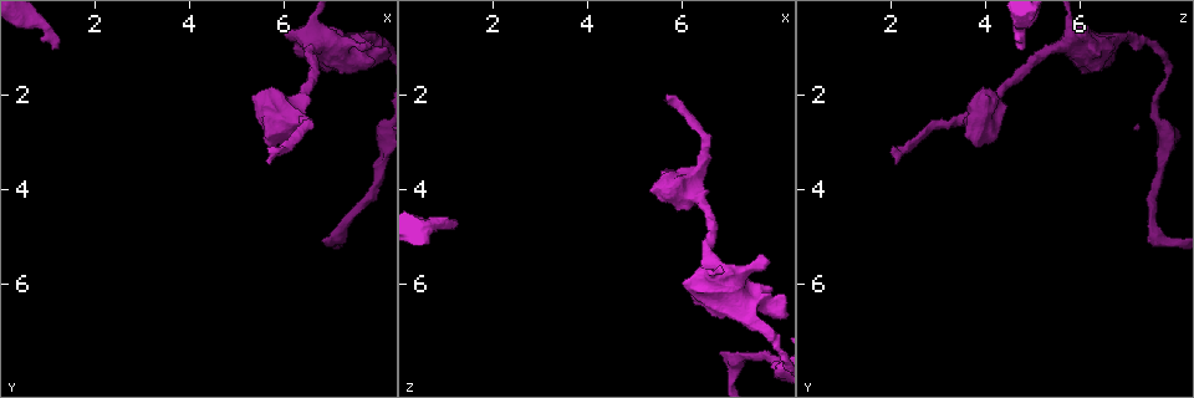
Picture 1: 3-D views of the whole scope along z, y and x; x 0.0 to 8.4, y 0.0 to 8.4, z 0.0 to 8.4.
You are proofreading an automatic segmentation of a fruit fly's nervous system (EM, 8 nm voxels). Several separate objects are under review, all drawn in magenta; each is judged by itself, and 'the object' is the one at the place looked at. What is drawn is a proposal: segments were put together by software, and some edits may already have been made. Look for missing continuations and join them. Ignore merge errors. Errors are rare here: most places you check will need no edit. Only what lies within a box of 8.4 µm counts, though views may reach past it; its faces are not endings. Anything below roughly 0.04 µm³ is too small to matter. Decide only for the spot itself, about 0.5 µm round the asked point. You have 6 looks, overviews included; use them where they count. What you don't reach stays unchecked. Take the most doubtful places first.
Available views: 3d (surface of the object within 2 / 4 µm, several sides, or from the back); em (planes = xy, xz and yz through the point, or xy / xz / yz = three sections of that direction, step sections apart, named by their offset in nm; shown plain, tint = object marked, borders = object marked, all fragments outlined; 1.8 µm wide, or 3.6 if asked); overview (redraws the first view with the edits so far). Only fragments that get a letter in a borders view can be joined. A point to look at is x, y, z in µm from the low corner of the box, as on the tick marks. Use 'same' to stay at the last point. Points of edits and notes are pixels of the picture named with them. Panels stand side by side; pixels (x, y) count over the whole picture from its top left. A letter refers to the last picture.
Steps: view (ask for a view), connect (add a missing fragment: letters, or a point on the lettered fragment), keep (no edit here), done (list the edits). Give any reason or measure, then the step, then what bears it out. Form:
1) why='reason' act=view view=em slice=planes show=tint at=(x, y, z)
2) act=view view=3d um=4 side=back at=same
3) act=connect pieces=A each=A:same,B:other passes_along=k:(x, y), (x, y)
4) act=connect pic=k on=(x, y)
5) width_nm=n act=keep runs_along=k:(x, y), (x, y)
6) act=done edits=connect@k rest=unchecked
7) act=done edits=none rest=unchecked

act=view view=3d um=4 at=(1.15, 1.00, 4.65)

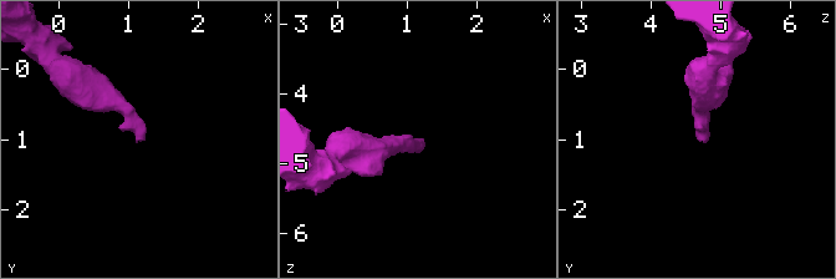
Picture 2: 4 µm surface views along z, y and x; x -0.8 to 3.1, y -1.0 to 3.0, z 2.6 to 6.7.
act=view view=em slice=yz step=4 show=borders at=(1.15, 1.00, 4.65)

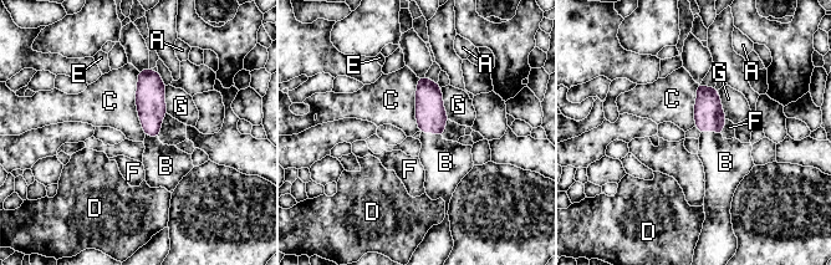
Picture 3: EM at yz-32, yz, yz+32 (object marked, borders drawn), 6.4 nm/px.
longest_contact=C:420nm act=connect pic=3 on=(445, 162) each=A:other,B:same,C:other,D:other,E:other,F:other,G:other passes_along=3:(431, 116), (432, 132), (445, 162) found='it goes on there'

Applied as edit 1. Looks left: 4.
why='redraw' act=view view=overview

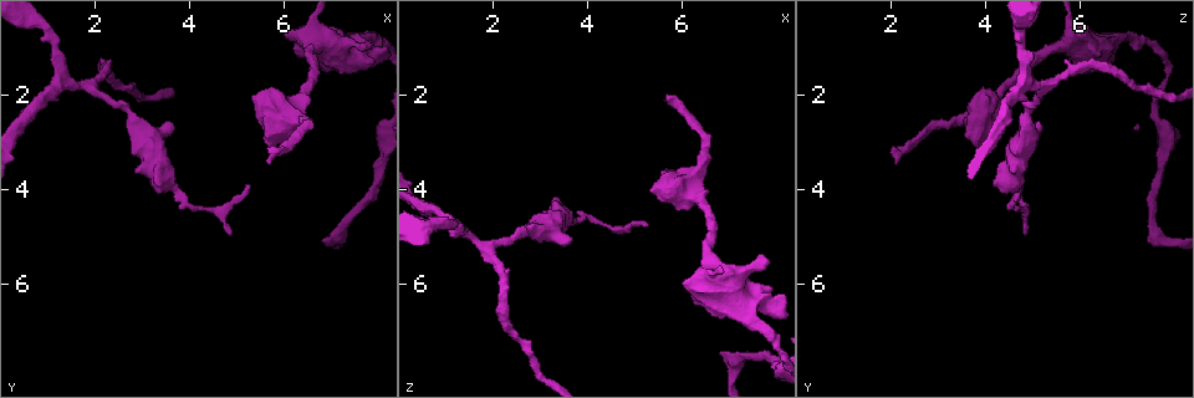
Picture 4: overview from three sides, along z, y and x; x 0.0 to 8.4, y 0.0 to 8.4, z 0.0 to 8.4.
why='free end' act=view view=3d um=2 at=(7.90, 0.95, 5.55)

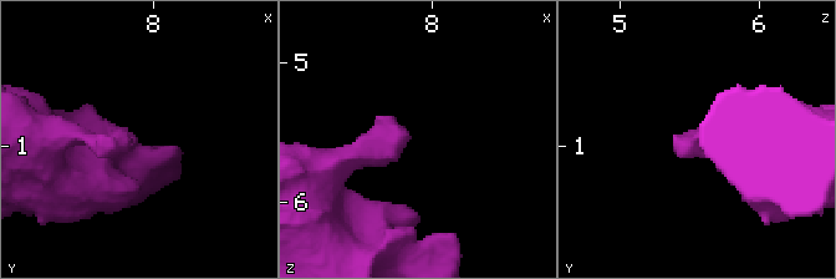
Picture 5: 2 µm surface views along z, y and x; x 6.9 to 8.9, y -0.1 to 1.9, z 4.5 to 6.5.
act=view view=em slice=yz step=16 show=borders at=(7.84, 0.98, 5.56)

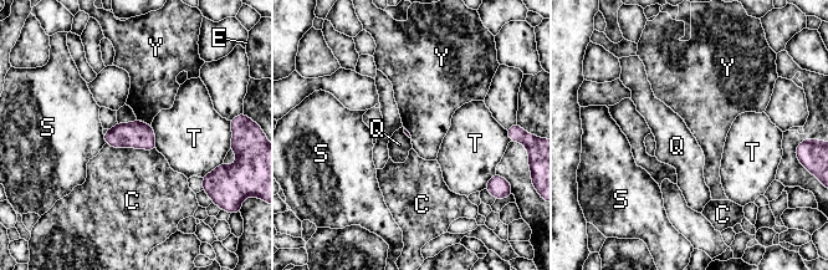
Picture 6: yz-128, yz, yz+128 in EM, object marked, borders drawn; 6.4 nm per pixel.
act=view view=em slice=xz step=16 show=borders at=same

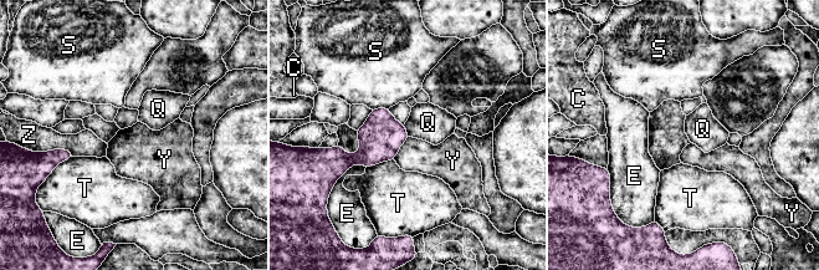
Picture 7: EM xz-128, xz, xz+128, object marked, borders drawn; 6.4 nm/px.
width_nm=260 act=keep each=C:other,E:other,Q:other,S:other,T:other,Y:other,Z:other border=7:(409, 137), (393, 159) found='none of them fits'

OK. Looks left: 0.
act=done edits=connect@3 rest=unchecked

